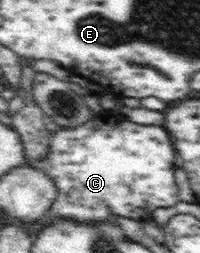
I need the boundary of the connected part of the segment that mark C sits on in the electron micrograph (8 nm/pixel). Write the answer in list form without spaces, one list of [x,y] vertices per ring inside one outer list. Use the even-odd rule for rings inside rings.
[[[125,118],[120,121],[90,120],[76,128],[60,128],[49,135],[49,148],[43,159],[29,162],[45,172],[57,189],[50,210],[27,226],[32,237],[56,220],[96,220],[120,214],[126,218],[150,217],[154,208],[179,204],[172,161],[174,143],[167,130],[160,126],[142,126]],[[126,206],[130,206],[126,210]]]

